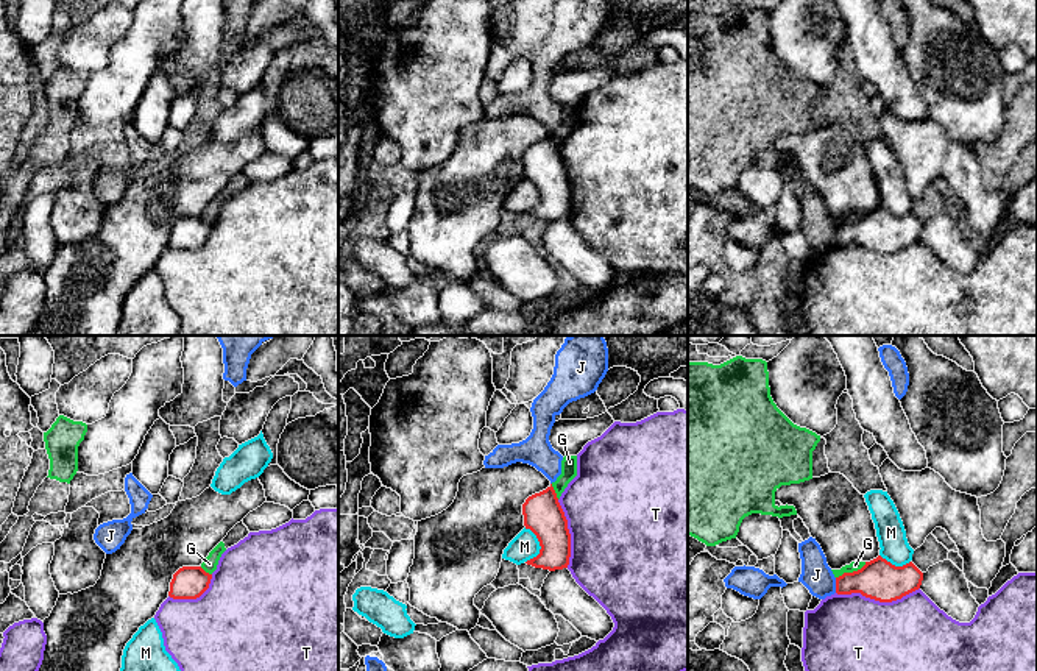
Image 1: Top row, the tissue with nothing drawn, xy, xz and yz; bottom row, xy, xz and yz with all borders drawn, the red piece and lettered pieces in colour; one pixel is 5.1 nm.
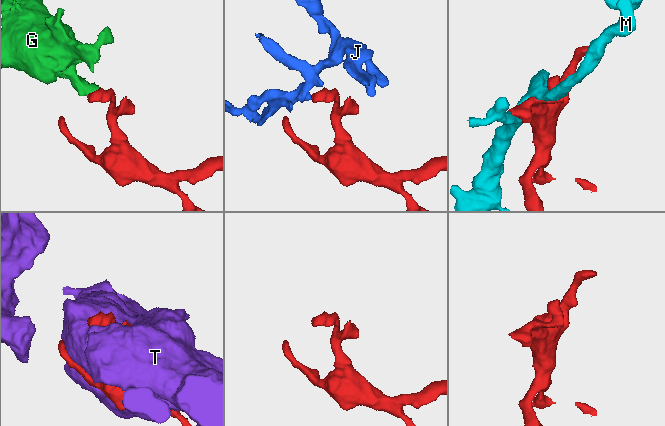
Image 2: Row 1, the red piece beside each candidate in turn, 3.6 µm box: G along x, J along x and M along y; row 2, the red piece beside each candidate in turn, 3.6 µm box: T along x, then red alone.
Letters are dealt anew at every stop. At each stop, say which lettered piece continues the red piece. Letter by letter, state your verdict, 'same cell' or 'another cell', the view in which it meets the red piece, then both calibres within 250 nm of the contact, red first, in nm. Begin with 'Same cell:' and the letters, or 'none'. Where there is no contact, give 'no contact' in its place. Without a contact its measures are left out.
Same cell: none
G: another cell; meets red in yz; 220 nm thick on the red side, 50 nm on the other
J: another cell; meets red in yz; 220 nm thick on the red side, 160 nm on the other
M: another cell; meets red in xz; 200 nm thick on the red side, 140 nm on the other
T: another cell; meets red in yz; 220 nm thick on the red side, 500 nm on the other

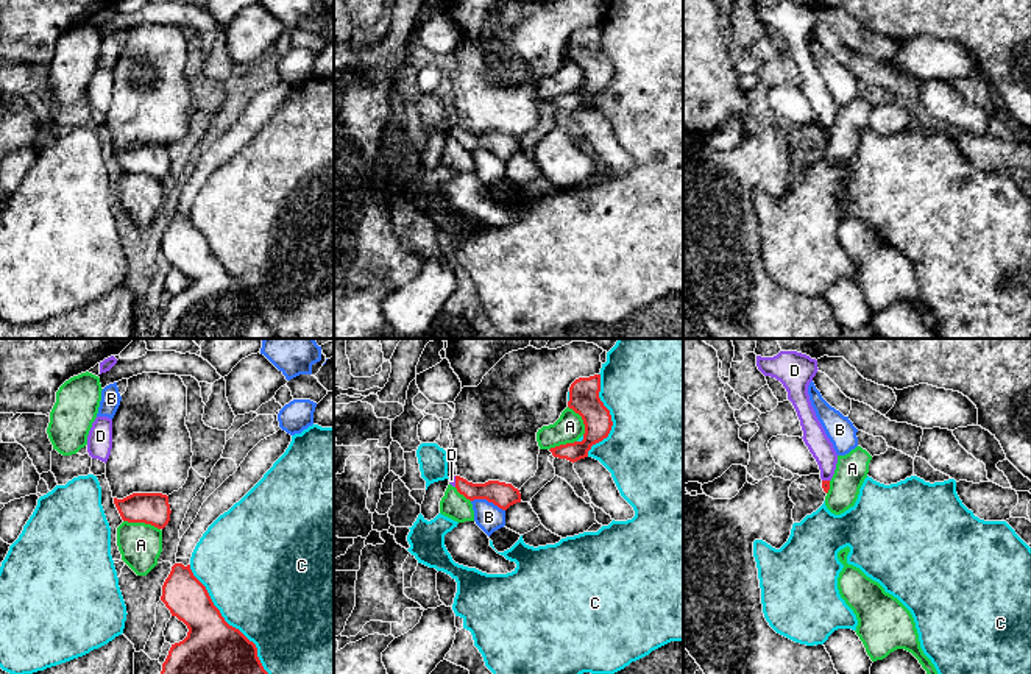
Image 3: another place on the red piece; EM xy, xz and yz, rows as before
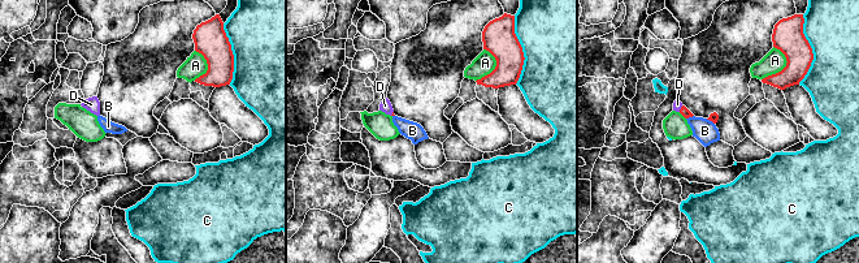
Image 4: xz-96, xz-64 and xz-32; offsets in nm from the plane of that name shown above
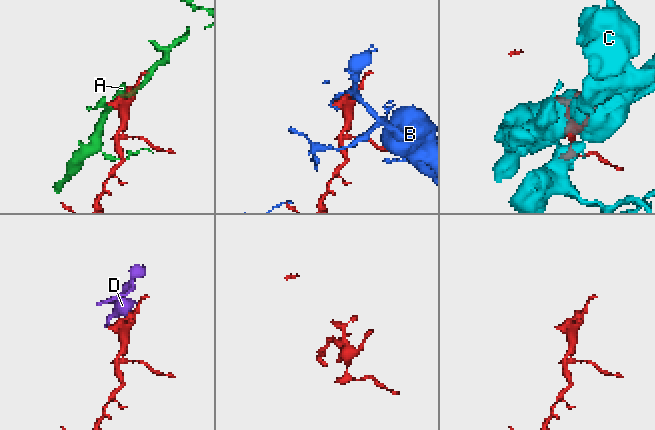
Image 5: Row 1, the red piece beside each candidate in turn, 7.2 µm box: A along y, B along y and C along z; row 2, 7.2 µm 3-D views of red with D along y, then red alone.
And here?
Same cell: D
A: another cell; meets red in xy; 160 nm thick on the red side, 220 nm on the other
B: another cell; meets red in xz; 130 nm thick on the red side, 140 nm on the other
C: another cell; meets red in xy; 460 nm thick on the red side, 500 nm on the other
D: same cell; meets red in xz; 120 nm thick on the red side, 30 nm on the other

